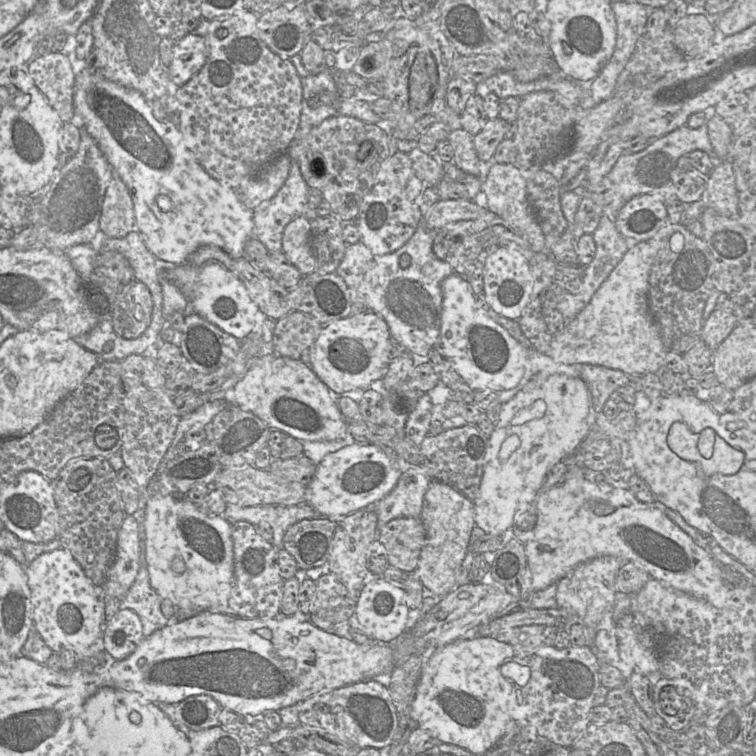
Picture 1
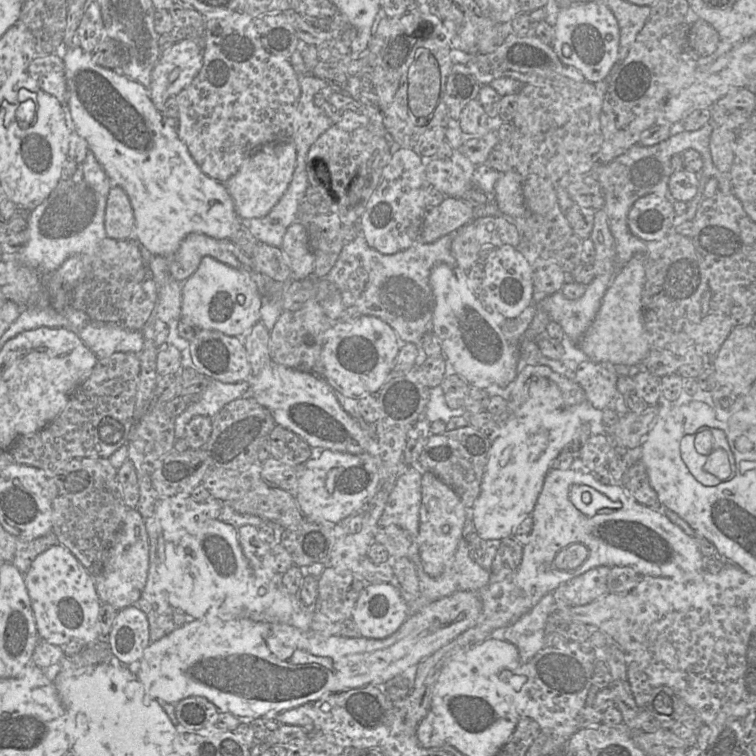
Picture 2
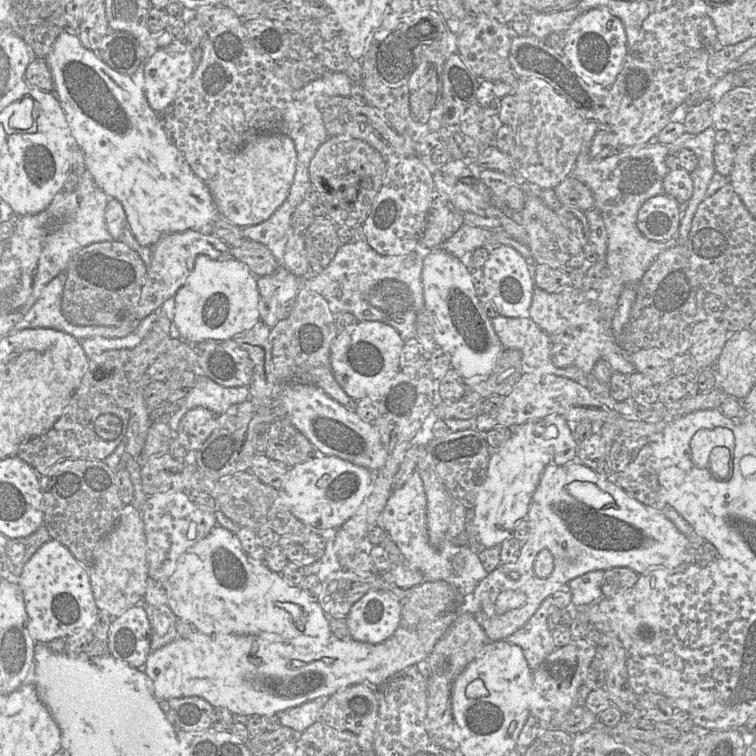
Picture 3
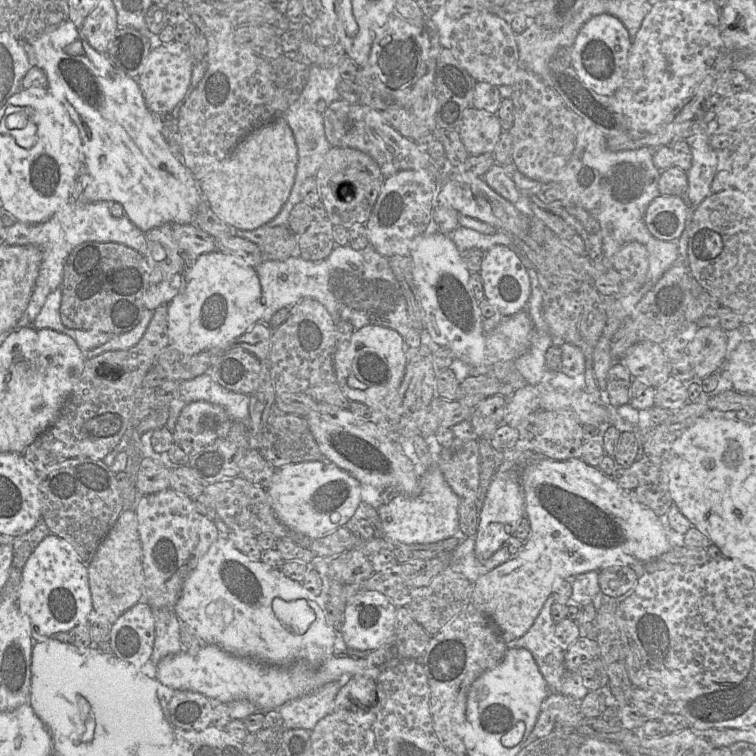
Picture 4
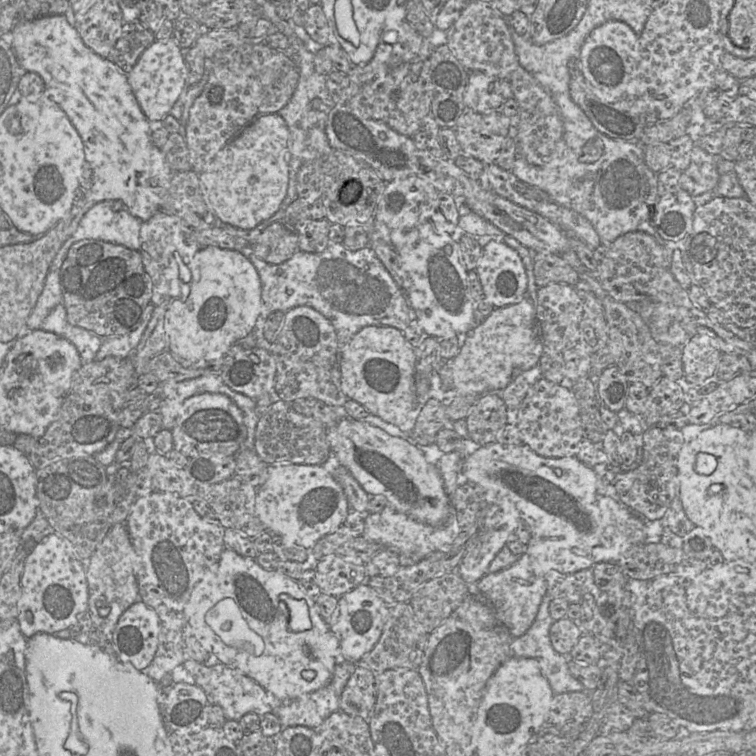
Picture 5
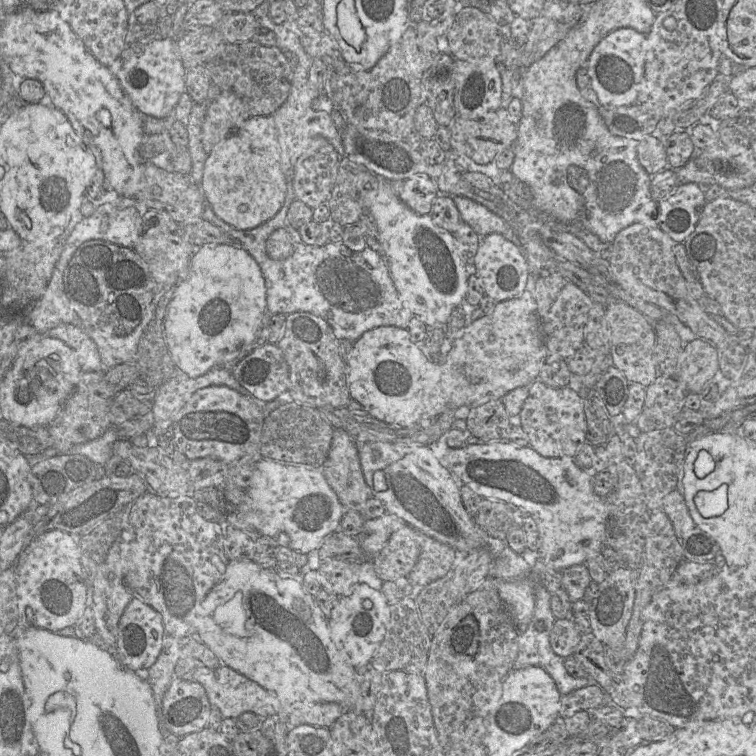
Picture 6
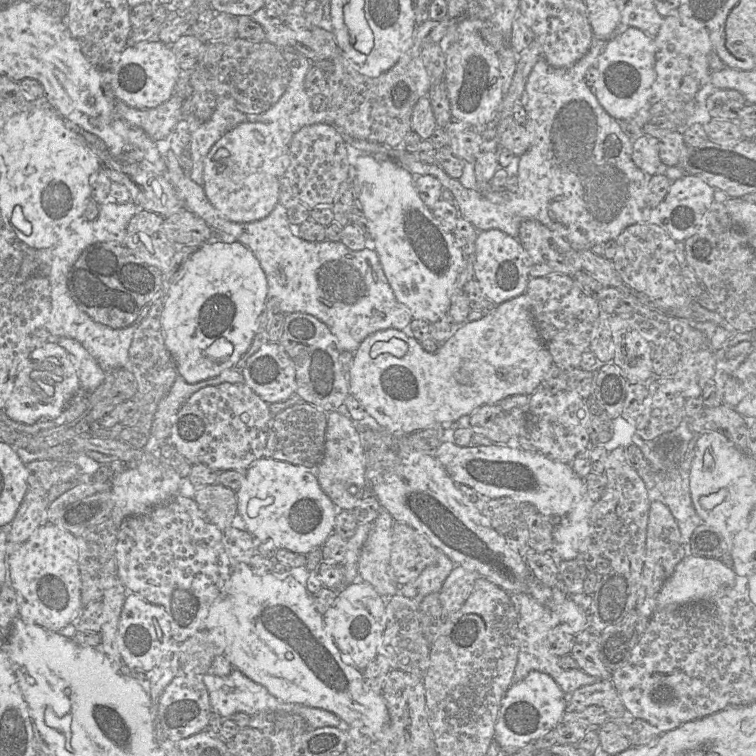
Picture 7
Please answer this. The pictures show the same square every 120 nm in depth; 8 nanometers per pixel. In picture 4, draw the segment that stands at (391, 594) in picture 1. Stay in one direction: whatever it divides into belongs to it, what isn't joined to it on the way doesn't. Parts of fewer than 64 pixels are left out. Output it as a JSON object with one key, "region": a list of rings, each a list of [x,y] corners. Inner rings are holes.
{"region":[[[363,591],[353,596],[343,613],[341,635],[349,649],[372,651],[390,636],[396,608],[378,591]]]}

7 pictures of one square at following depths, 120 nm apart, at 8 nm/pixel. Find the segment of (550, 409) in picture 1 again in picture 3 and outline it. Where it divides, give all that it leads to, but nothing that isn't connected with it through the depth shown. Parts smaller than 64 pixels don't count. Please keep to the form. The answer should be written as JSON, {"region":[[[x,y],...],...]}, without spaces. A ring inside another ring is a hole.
{"region":[[[533,422],[515,427],[504,447],[491,453],[486,478],[473,507],[473,523],[483,548],[500,546],[512,536],[516,524],[526,519],[541,474],[552,459],[553,449],[535,441]]]}

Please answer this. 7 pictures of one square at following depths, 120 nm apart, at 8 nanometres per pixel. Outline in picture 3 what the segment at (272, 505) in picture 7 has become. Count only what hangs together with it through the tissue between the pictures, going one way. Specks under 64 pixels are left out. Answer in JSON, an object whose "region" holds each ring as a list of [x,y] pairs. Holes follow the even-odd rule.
{"region":[[[317,455],[316,457],[299,463],[288,470],[282,490],[289,498],[292,513],[312,529],[338,529],[359,508],[371,481],[371,471],[357,466],[336,456]]]}

